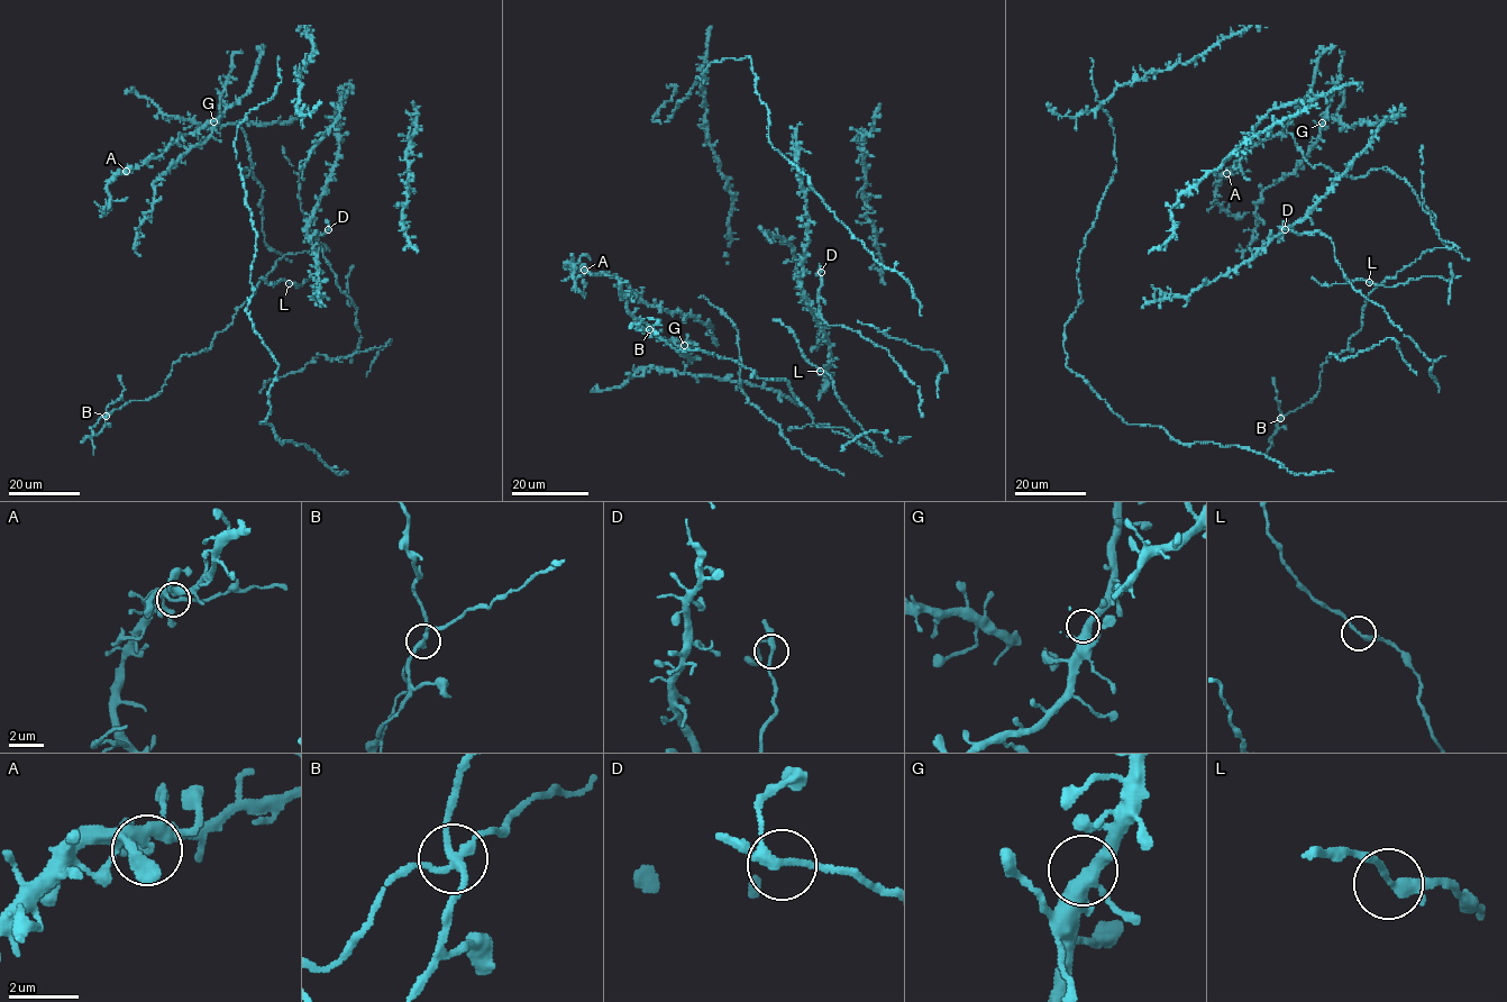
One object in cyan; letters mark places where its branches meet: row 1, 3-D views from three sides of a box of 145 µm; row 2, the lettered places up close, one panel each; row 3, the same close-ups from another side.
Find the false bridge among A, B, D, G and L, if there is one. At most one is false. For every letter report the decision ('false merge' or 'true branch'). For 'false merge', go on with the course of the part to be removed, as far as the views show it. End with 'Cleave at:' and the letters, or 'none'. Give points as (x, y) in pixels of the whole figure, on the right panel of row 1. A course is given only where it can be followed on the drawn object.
A: true branch
B: false merge; course (1280, 418), (1272, 377)
D: true branch
G: true branch
L: true branch
Cleave at: B

